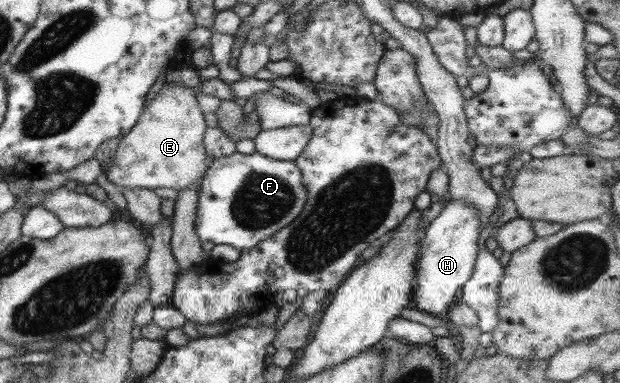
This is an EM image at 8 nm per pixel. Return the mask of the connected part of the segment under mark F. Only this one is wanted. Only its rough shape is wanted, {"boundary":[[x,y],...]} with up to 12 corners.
{"boundary":[[208,160],[199,242],[249,250],[301,212],[293,161]]}

